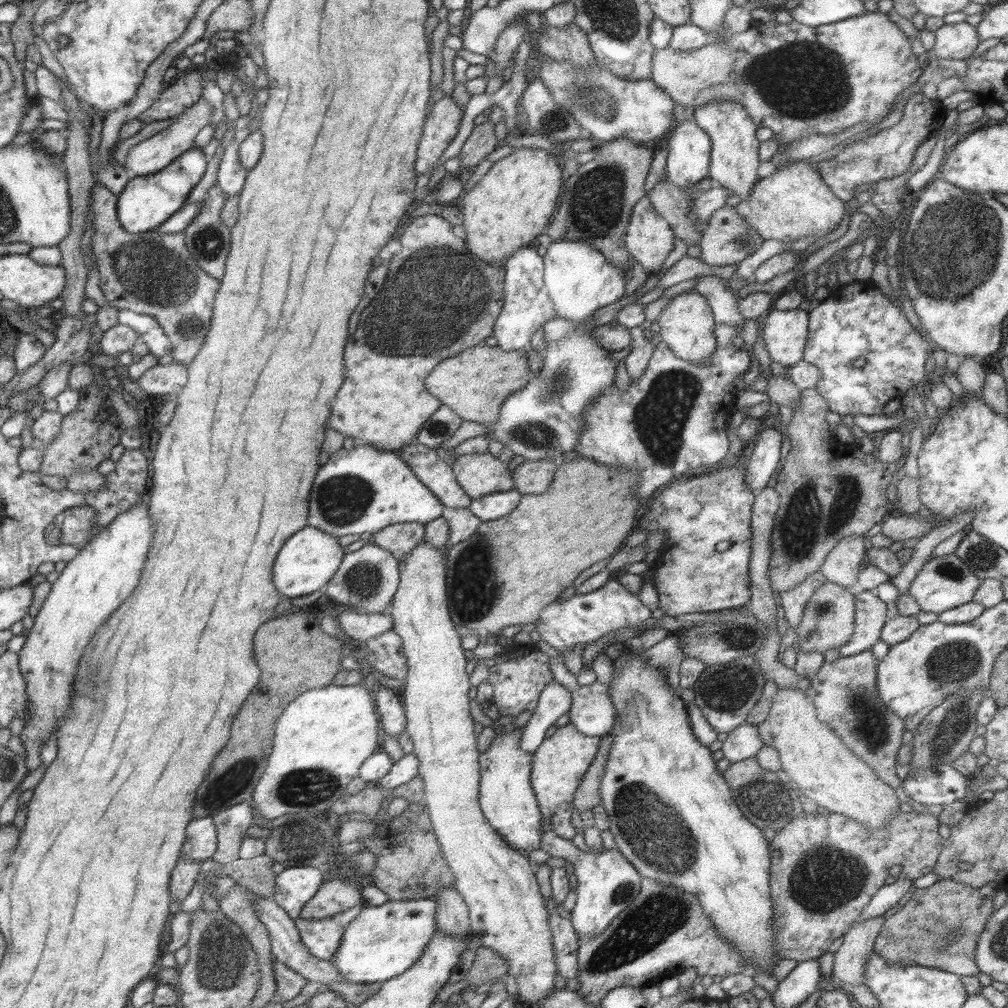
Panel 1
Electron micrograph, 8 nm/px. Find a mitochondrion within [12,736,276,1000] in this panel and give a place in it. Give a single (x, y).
(222, 963)

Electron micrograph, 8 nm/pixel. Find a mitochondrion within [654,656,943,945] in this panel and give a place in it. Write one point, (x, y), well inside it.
(822, 881)

